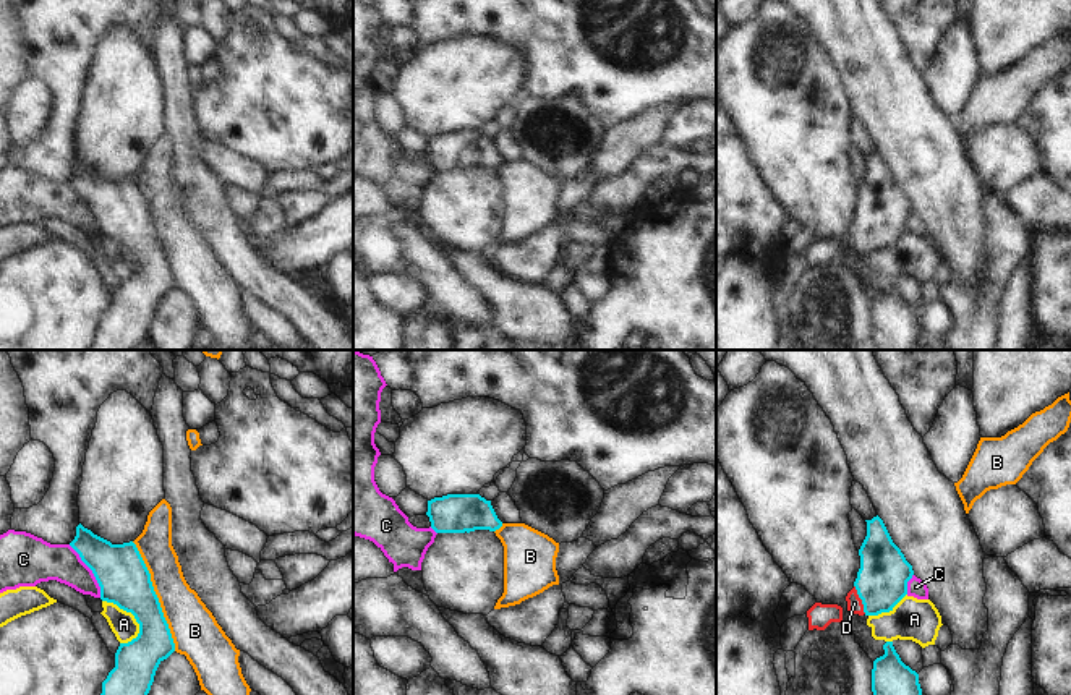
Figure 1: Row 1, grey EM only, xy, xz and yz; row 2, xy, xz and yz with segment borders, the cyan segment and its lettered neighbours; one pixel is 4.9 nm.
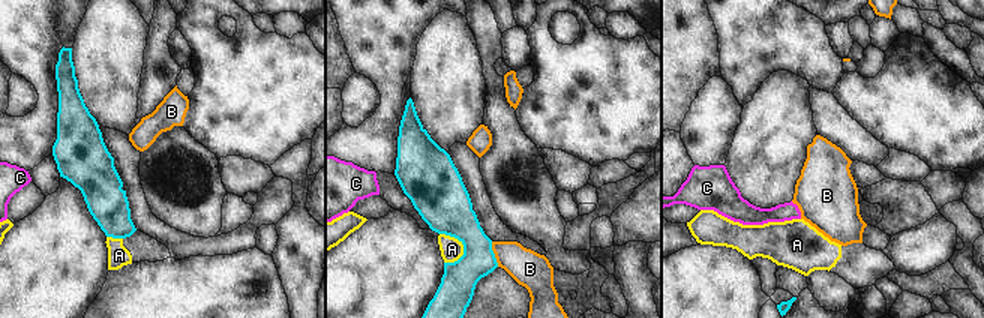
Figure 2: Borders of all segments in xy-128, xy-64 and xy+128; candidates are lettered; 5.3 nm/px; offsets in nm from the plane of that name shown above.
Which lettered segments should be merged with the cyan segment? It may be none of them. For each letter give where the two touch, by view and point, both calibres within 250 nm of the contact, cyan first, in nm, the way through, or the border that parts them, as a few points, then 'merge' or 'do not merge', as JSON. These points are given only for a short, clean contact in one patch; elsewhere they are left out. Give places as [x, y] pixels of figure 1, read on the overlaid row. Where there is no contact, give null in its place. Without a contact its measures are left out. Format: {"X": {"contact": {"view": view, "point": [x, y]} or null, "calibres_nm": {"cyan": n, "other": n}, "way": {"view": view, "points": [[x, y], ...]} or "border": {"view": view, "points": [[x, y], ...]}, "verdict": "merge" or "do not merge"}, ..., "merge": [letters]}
{"A": {"contact": {"view": "xy", "point": [130, 611]}, "calibres_nm": {"cyan": 260, "other": 130}, "border": {"view": "xy", "points": [[102, 600], [133, 616], [138, 624], [135, 639]]}, "verdict": "do not merge"}, "B": {"contact": {"view": "xy", "point": [156, 596]}, "calibres_nm": {"cyan": 260, "other": 240}, "verdict": "do not merge"}, "C": {"contact": {"view": "xy", "point": [91, 569]}, "calibres_nm": {"cyan": 260, "other": 190}, "verdict": "do not merge"}, "D": {"contact": {"view": "yz", "point": [861, 598]}, "calibres_nm": {"cyan": 260, "other": 80}, "way": {"view": "yz", "points": [[882, 580], [861, 598], [854, 603]]}, "verdict": "merge"}, "merge": ["D"]}

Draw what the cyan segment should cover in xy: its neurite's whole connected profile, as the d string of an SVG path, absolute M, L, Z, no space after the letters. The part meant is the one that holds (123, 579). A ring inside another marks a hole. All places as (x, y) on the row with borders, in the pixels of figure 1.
M79 523L70 546L92 570L100 599L131 612L139 624L138 637L120 643L100 695L147 695L159 664L175 651L175 643L136 544L112 544Z

